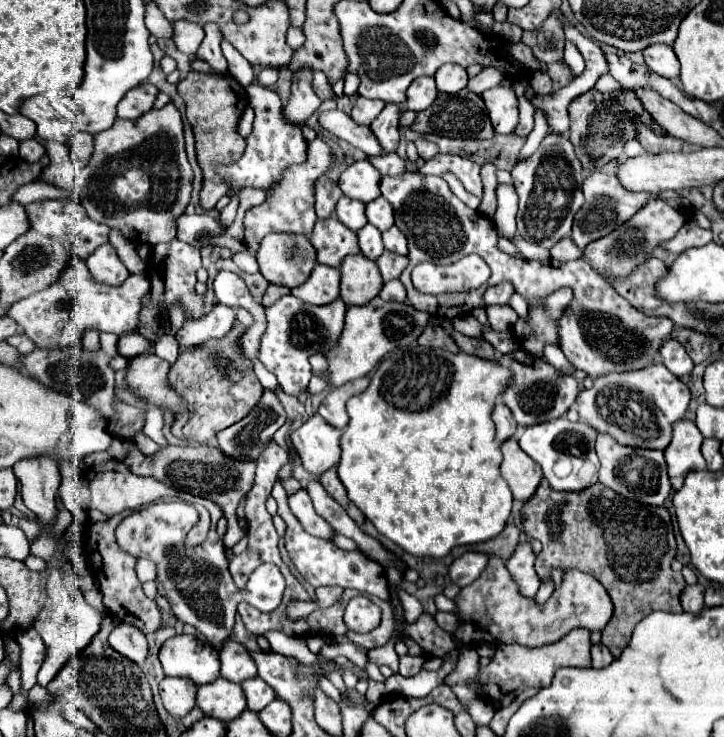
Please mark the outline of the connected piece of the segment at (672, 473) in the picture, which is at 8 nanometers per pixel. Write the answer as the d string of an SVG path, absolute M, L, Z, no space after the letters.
M678 420L674 424L672 442L664 450L666 462L668 462L668 476L674 490L680 490L684 484L684 478L692 470L704 470L706 462L700 452L704 436L690 420Z

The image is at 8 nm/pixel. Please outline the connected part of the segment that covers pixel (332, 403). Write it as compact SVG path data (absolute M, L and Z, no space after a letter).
M362 376L362 378L356 378L352 382L346 382L344 386L338 386L338 388L332 388L328 392L328 396L322 400L320 408L318 408L318 414L328 422L332 424L334 428L344 428L348 424L348 414L346 414L346 400L362 390L366 390L370 384L370 378Z

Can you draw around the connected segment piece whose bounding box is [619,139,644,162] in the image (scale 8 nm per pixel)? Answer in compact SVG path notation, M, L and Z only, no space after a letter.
M635 139L632 141L628 140L624 148L623 156L620 157L619 160L622 162L630 157L634 157L642 153L644 153L644 148L638 141L636 141Z

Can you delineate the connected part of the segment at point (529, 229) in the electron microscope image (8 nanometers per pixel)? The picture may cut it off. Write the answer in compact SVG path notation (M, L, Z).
M548 132L532 156L516 162L512 168L512 182L520 196L516 220L518 232L526 242L552 248L558 240L570 236L574 214L584 204L582 180L582 164L568 140L568 134Z

